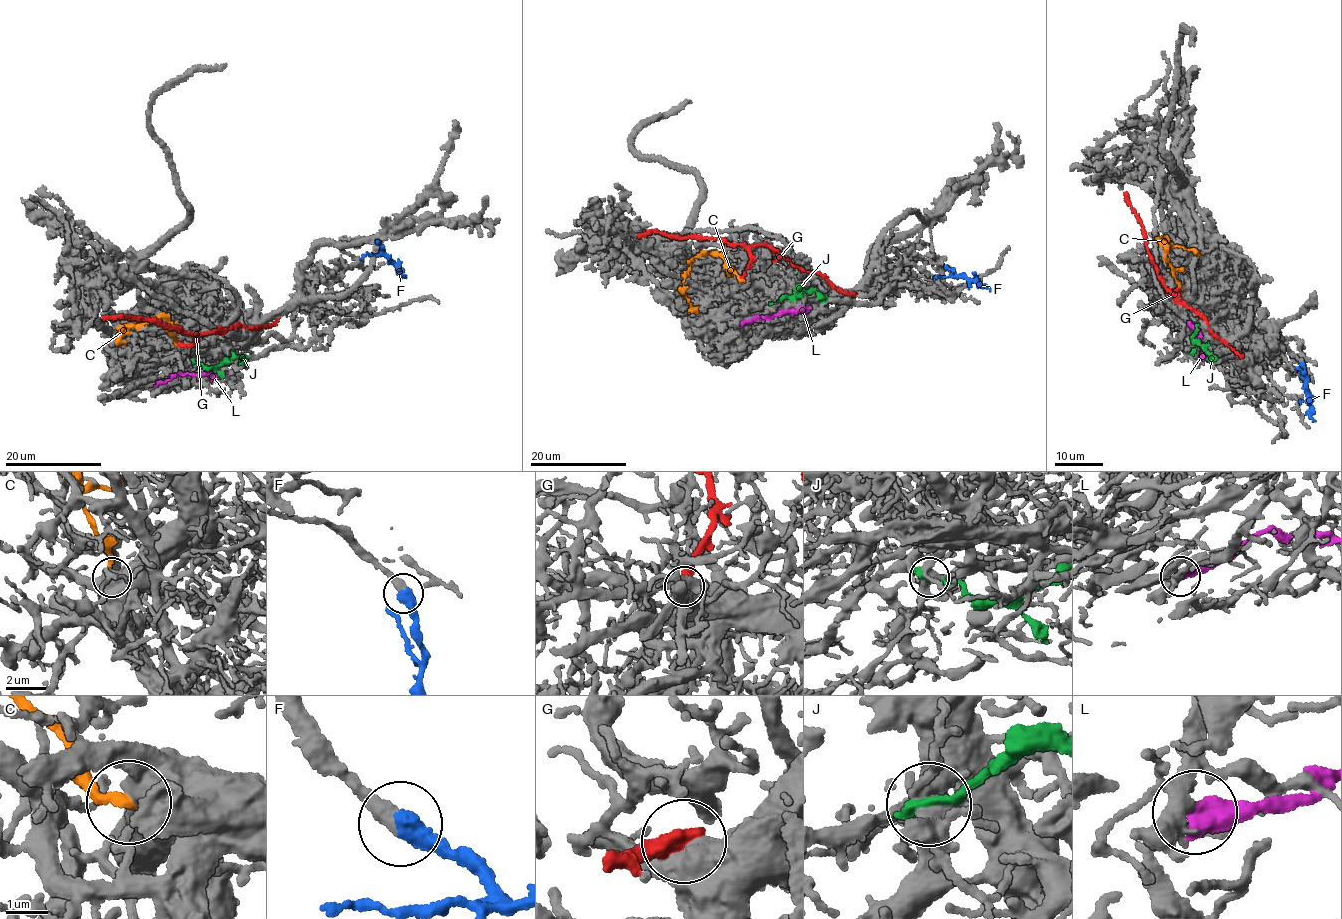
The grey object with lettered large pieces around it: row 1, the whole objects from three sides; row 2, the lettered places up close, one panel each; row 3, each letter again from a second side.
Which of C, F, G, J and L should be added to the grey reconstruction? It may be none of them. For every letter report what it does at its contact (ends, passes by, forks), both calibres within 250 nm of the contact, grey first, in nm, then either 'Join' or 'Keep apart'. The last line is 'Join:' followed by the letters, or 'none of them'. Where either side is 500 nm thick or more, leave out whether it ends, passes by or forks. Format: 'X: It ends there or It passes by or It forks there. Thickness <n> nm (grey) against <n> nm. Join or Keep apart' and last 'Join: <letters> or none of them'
C: Thickness 800 nm (grey) against 240 nm. Keep apart
F: Thickness 400 nm (grey) against 500 nm. Join
G: Thickness 600 nm (grey) against 600 nm. Keep apart
J: It ends there. Thickness 400 nm (grey) against 280 nm. Keep apart
L: Thickness 320 nm (grey) against 550 nm. Keep apart
Join: F

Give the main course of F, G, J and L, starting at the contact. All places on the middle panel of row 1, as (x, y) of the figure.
F: (945, 266), (957, 276), (990, 290)
G: (744, 276), (750, 248), (766, 244), (795, 266), (820, 273), (835, 287), (855, 293)
J: (773, 304), (793, 297), (798, 289), (812, 289), (822, 298)
L: (742, 321), (809, 306)

